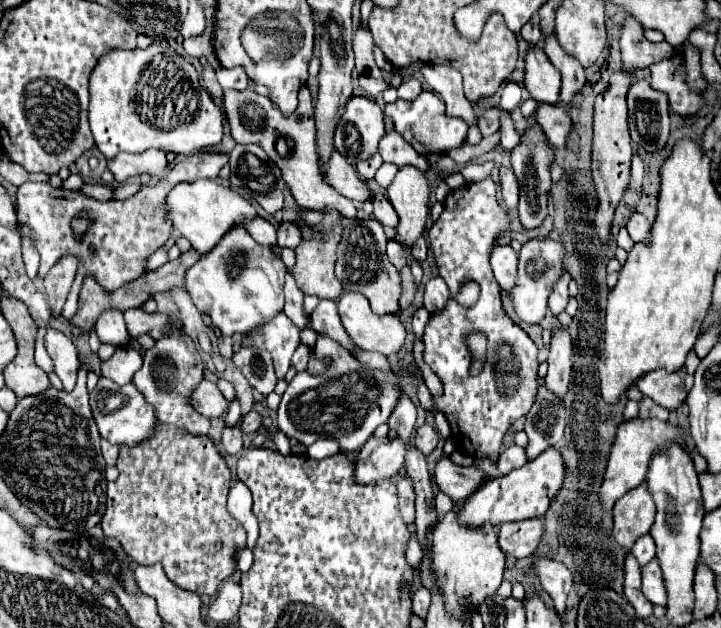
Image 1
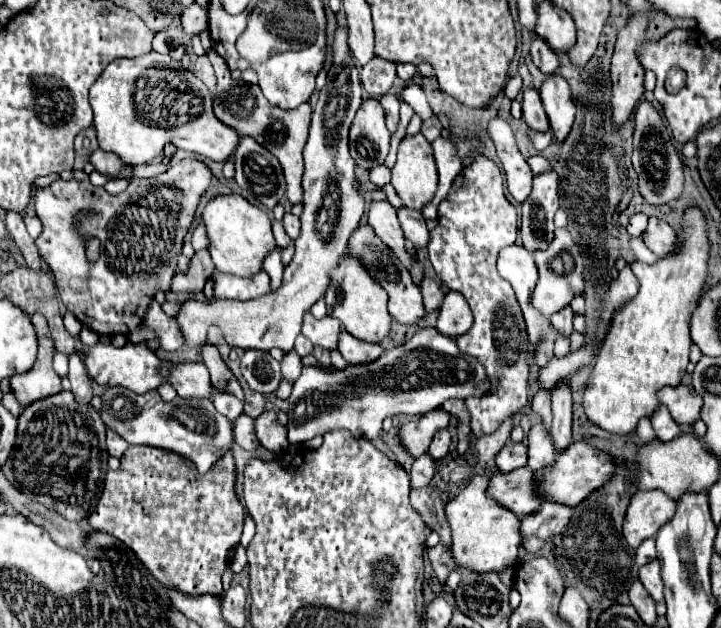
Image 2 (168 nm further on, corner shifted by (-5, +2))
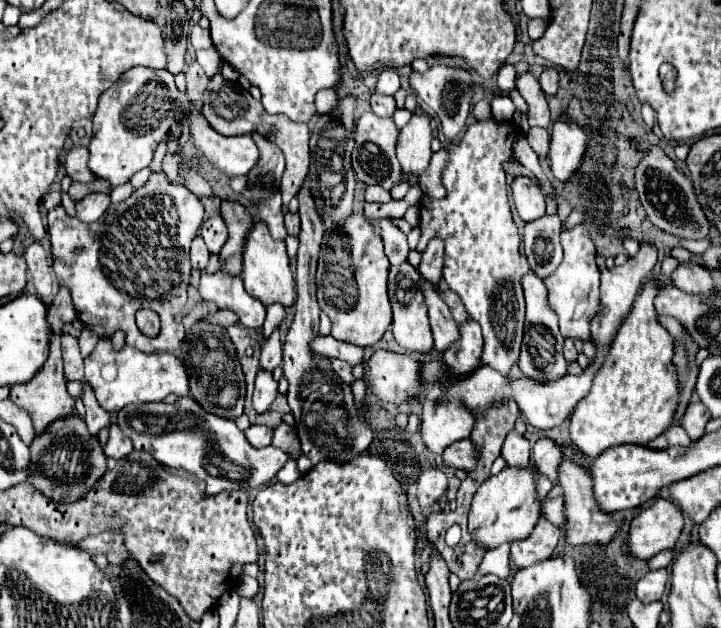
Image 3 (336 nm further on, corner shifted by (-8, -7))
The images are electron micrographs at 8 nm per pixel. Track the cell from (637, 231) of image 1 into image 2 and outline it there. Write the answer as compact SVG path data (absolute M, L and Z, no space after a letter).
M650 217L648 229L644 233L644 243L658 257L668 257L670 253L674 253L680 247L680 239L678 239L676 231L658 217Z

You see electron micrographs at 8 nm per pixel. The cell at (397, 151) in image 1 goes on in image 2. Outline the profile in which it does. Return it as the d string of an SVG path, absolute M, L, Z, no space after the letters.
M386 93L380 97L380 103L386 111L386 127L390 133L394 133L394 129L398 127L398 107L400 107L400 101L396 95L392 93Z

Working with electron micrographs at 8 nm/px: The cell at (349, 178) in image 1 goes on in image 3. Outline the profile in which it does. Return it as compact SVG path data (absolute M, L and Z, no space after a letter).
M421 276L421 292L425 296L425 306L427 306L427 314L433 330L435 348L443 352L451 342L455 342L455 338L459 338L459 324L453 320L447 304L443 304L443 300L439 298L439 292L435 290L435 286L427 282L423 276Z

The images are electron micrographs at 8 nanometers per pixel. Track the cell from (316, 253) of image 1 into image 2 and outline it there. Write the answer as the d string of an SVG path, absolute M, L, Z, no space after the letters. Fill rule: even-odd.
M338 27L336 31L336 39L334 39L334 65L328 71L328 81L326 87L320 91L316 109L312 113L312 125L310 125L310 137L308 143L304 147L304 177L302 177L302 185L304 185L304 211L300 215L300 235L294 241L296 245L296 255L292 259L292 263L284 269L284 279L282 285L278 287L276 293L268 293L264 297L252 299L252 301L212 301L212 303L202 303L202 301L186 301L182 305L182 311L176 315L182 333L186 337L186 345L188 347L200 347L206 343L206 333L210 325L216 325L222 329L222 333L226 342L240 351L246 349L260 349L260 351L270 351L274 347L280 347L284 353L288 353L294 347L294 339L300 333L300 325L302 325L302 317L304 313L324 295L324 291L330 285L330 277L328 273L332 269L336 269L338 259L342 253L346 253L348 247L348 239L354 233L354 229L360 225L362 215L364 215L364 199L362 195L354 189L354 159L348 153L348 129L350 123L354 119L354 113L358 111L360 103L362 103L362 85L360 85L360 73L356 69L354 57L350 57L350 49L348 49L348 33L346 27ZM330 183L336 183L338 187L338 199L336 203L328 209L324 207L324 199L328 197L328 187Z

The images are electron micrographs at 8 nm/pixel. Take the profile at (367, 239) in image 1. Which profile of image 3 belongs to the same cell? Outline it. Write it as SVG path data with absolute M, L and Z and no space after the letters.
M409 262L389 268L389 300L393 306L393 336L399 346L403 350L429 352L433 348L431 326L427 318L427 308L423 306L423 294L419 290L419 274Z

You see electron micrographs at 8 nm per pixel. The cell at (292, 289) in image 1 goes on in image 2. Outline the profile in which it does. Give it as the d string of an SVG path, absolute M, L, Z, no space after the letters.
M310 313L304 315L304 323L302 323L302 335L306 335L314 345L334 351L338 349L338 337L340 337L342 325L340 321L332 319L332 317L324 317L324 319L314 319Z

